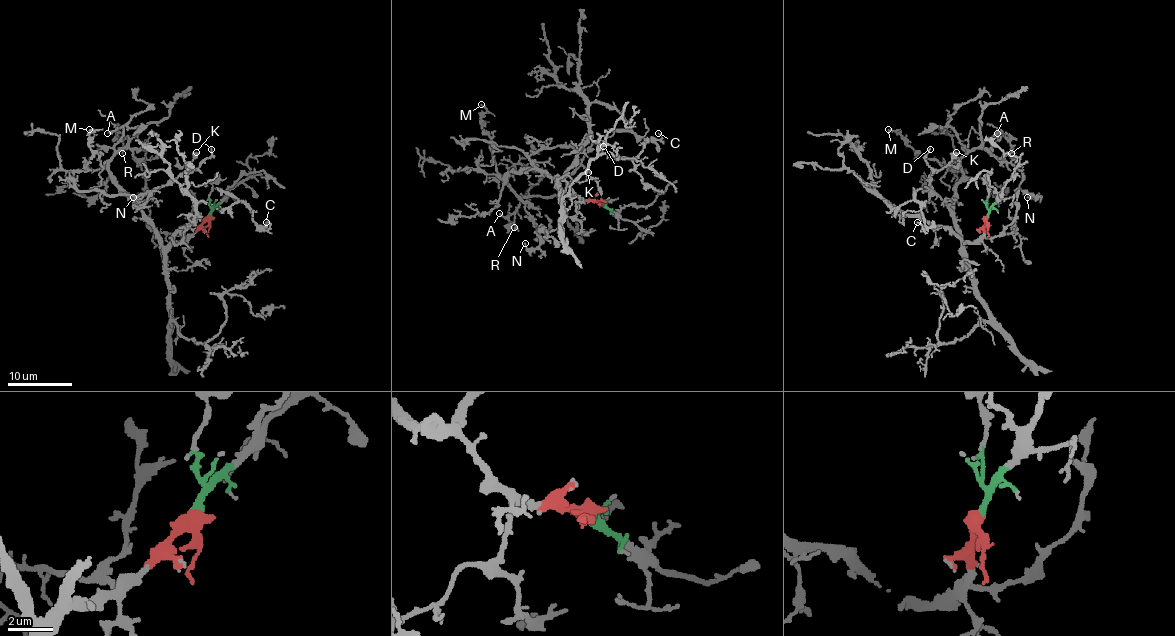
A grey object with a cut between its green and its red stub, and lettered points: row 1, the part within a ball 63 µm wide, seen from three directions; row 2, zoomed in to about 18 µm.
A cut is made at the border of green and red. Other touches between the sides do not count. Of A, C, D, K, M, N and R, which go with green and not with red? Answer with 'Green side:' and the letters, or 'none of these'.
Green side: none of these

